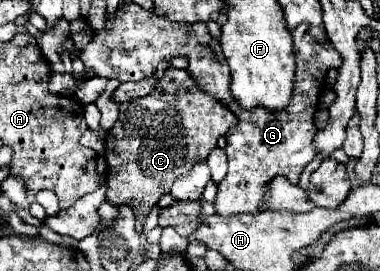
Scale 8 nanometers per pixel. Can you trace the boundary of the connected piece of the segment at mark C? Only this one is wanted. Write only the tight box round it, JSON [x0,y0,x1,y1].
[105,67,235,233]

